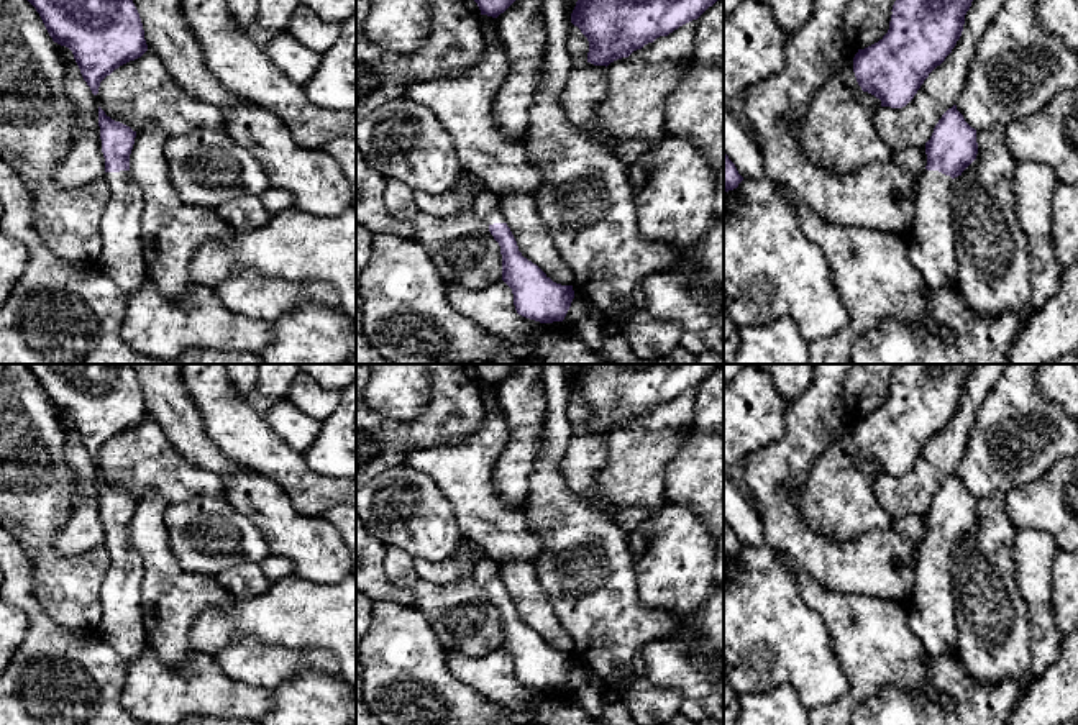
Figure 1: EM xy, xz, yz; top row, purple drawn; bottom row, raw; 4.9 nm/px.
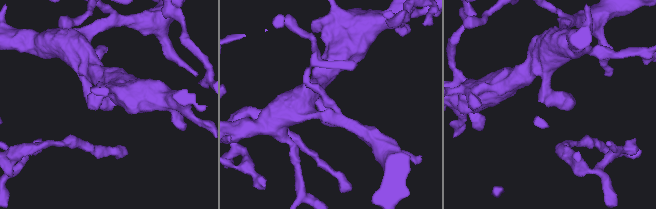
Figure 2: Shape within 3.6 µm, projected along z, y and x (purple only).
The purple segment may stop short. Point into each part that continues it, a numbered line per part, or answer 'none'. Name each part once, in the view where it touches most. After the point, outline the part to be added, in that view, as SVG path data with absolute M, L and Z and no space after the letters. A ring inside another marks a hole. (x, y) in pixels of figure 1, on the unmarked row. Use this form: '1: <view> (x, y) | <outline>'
1: yz (931, 615) | M925 536L917 545L917 574L907 623L924 643L927 654L937 658L958 651L952 559L950 543Z

